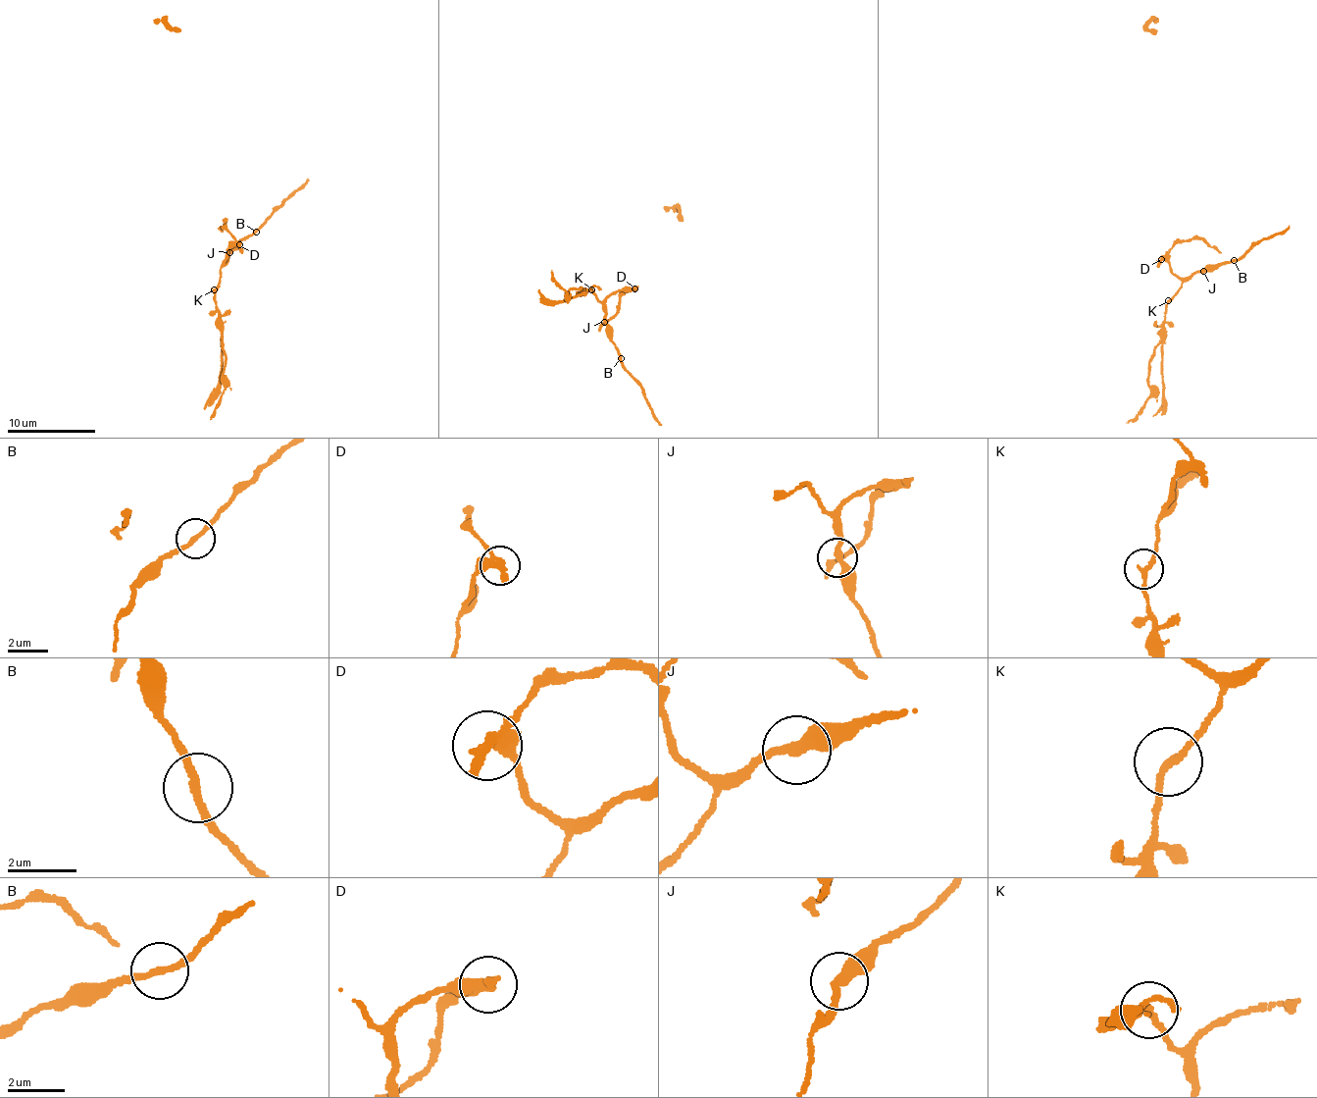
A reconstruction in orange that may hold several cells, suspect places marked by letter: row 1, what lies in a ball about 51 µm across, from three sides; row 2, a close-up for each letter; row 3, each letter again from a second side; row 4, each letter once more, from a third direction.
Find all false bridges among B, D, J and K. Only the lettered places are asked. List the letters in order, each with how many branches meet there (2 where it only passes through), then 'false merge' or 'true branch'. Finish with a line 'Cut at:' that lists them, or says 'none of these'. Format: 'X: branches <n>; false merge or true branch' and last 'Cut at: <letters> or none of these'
B: branches 2; true branch
D: branches 2; false merge
J: branches 2; true branch
K: branches 2; false merge
Cut at: D, K

